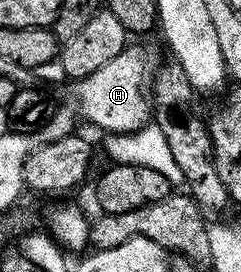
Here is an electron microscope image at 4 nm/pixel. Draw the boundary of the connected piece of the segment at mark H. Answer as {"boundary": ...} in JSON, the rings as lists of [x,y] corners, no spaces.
{"boundary":[[[131,44],[116,59],[111,59],[100,67],[100,71],[92,71],[92,75],[81,78],[74,89],[74,97],[78,100],[77,112],[86,121],[91,121],[98,129],[104,129],[107,134],[130,133],[144,128],[152,117],[152,97],[148,92],[148,82],[152,77],[152,65],[150,69],[150,53],[140,46]]]}

